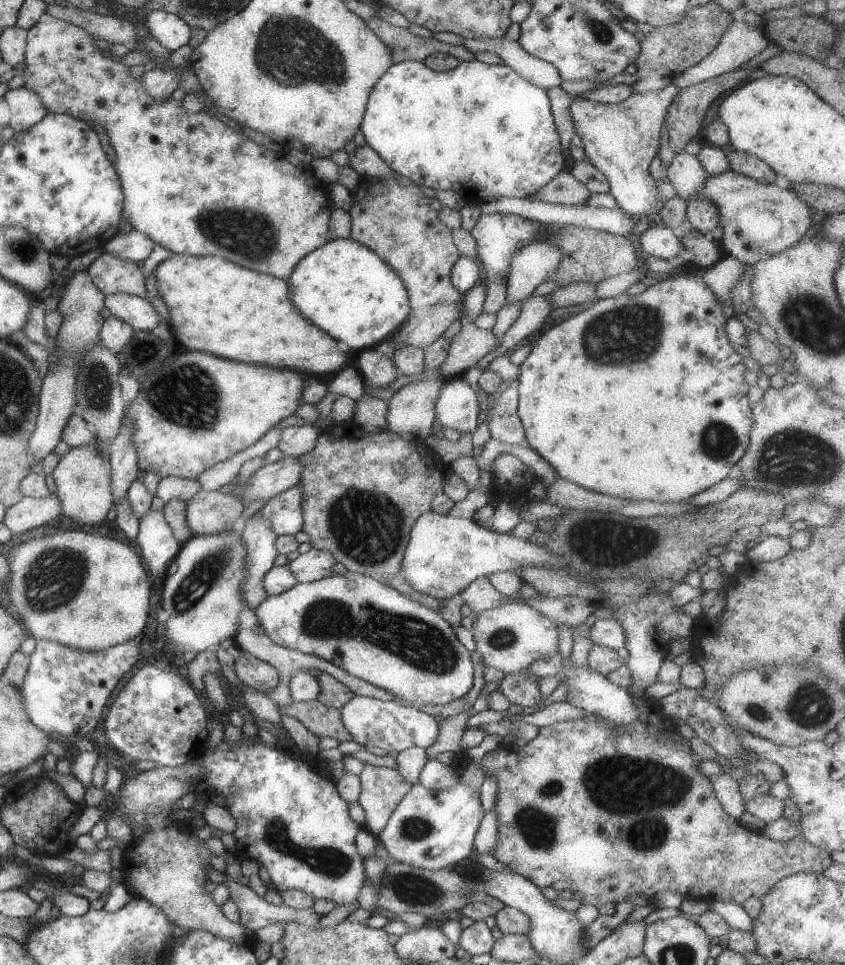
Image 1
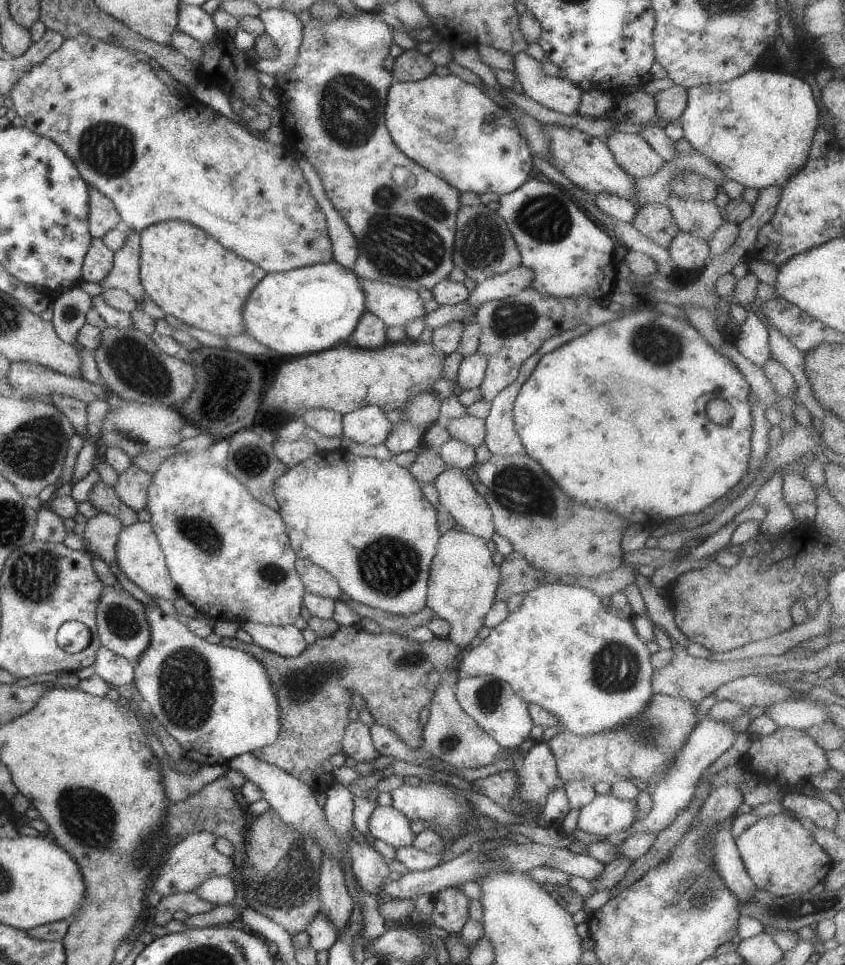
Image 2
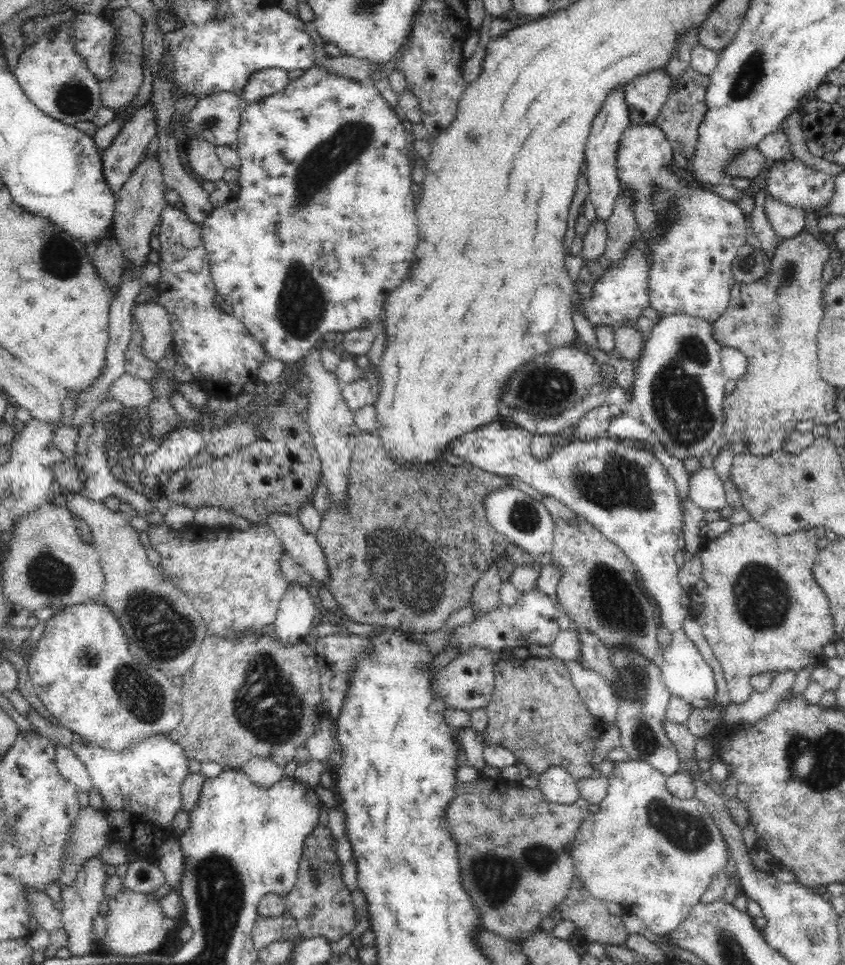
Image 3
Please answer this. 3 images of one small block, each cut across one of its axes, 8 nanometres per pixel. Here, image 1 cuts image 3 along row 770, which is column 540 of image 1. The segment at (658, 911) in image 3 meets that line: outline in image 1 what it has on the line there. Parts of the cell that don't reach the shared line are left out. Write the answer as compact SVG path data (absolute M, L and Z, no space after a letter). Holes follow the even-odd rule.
M505 601L503 605L483 610L475 616L470 630L475 642L473 652L481 657L485 667L500 670L504 675L518 672L534 665L533 660L558 652L557 627L553 620L525 602Z

